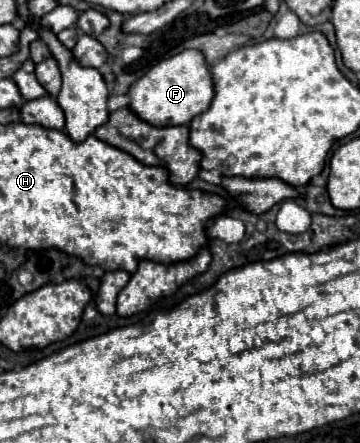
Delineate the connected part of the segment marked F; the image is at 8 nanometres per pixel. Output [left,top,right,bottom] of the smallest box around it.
[130,48,214,126]

